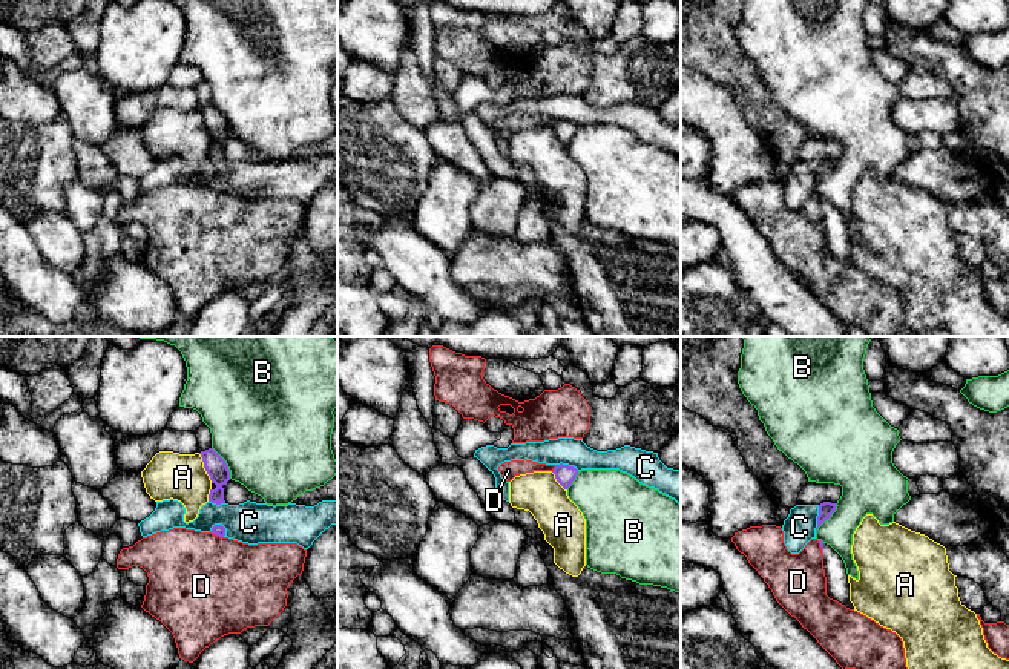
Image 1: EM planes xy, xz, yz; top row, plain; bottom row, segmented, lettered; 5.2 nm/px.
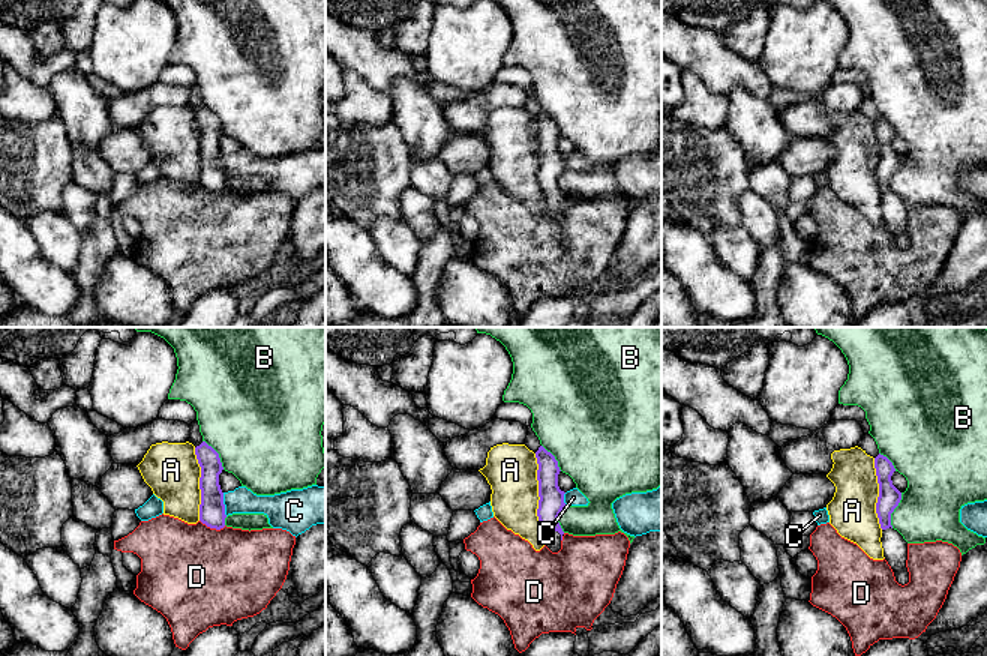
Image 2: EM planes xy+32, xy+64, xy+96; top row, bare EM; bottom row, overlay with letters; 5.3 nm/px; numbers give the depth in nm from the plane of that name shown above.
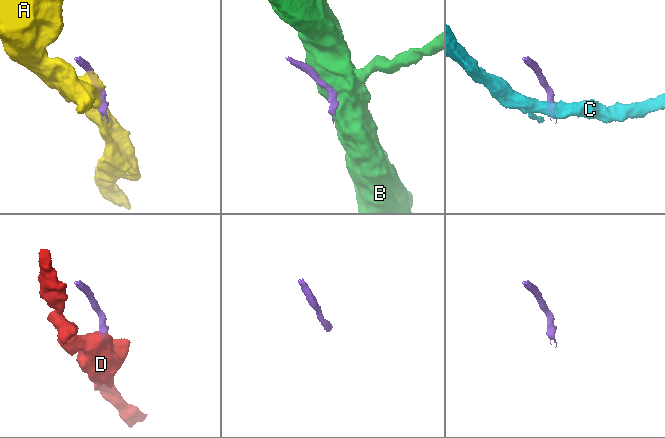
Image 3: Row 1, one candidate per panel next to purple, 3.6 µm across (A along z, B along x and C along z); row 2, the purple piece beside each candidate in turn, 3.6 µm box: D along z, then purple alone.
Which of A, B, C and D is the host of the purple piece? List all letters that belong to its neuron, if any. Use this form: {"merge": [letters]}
{"merge": []}

